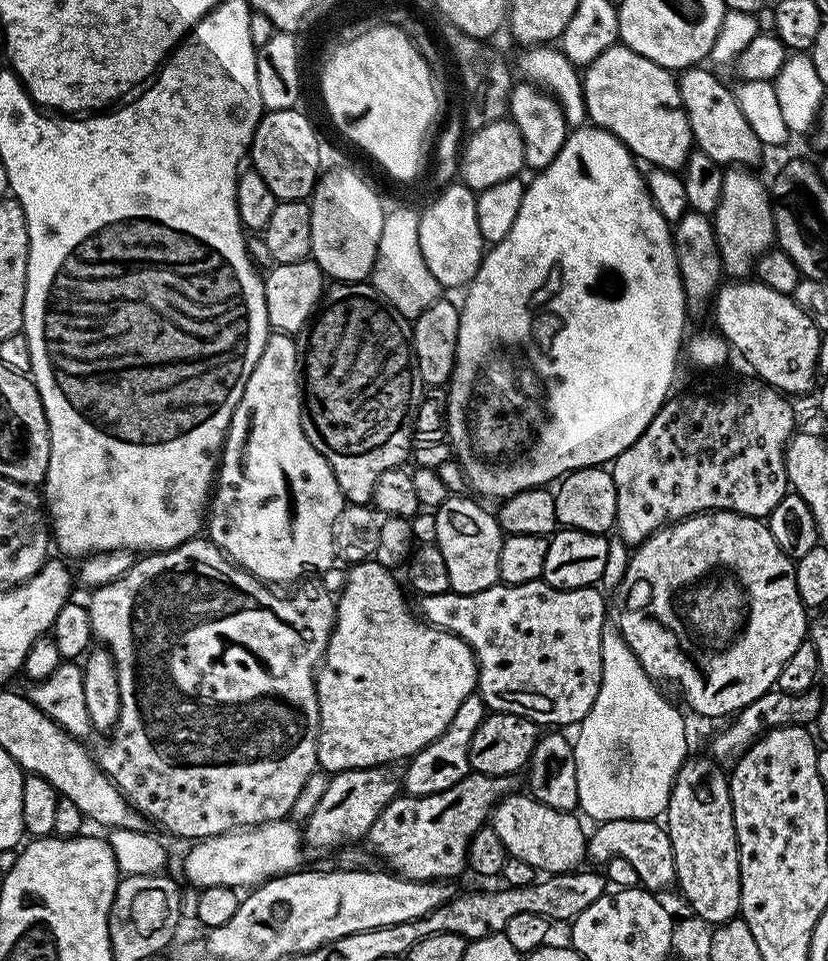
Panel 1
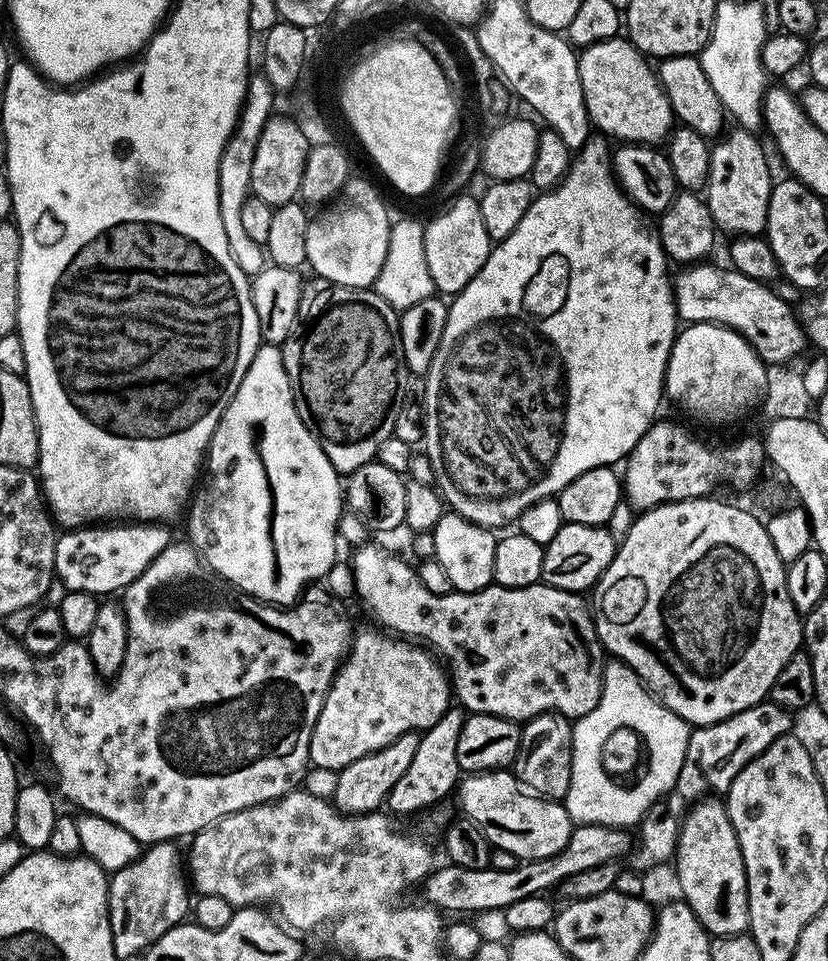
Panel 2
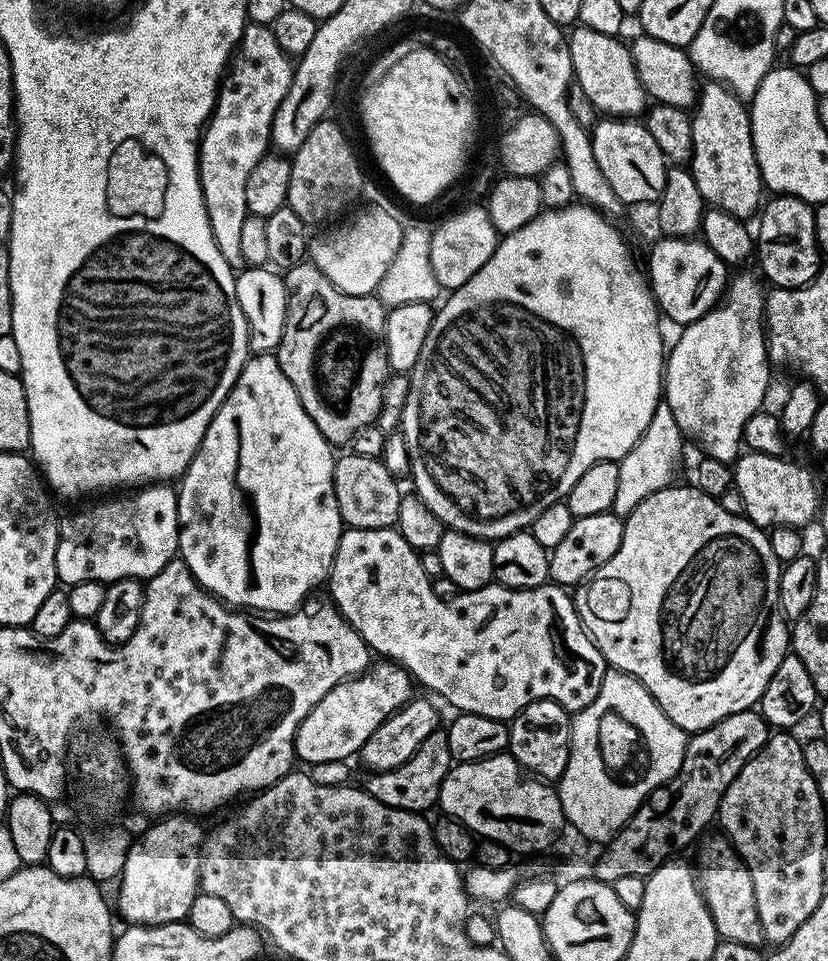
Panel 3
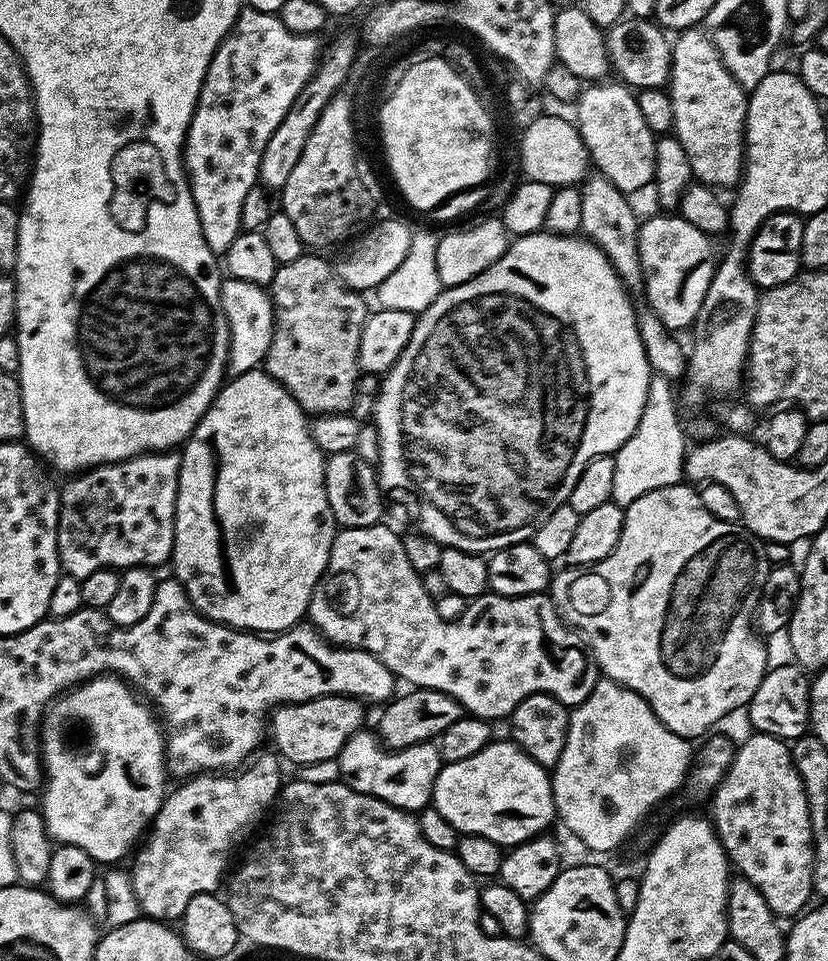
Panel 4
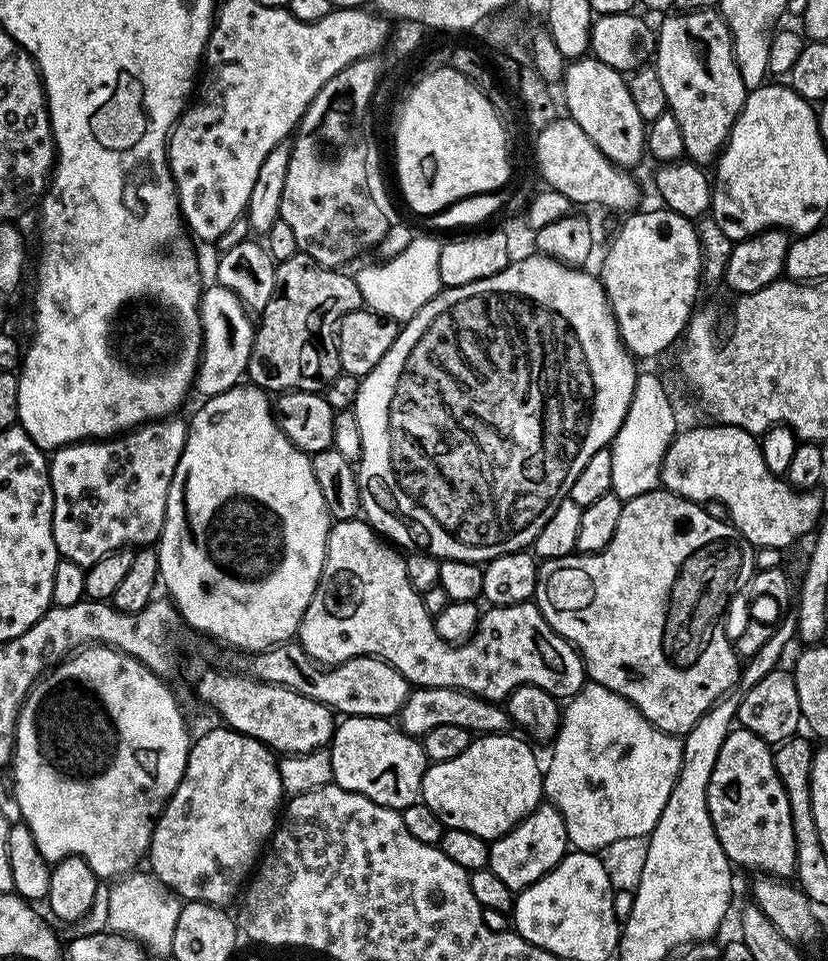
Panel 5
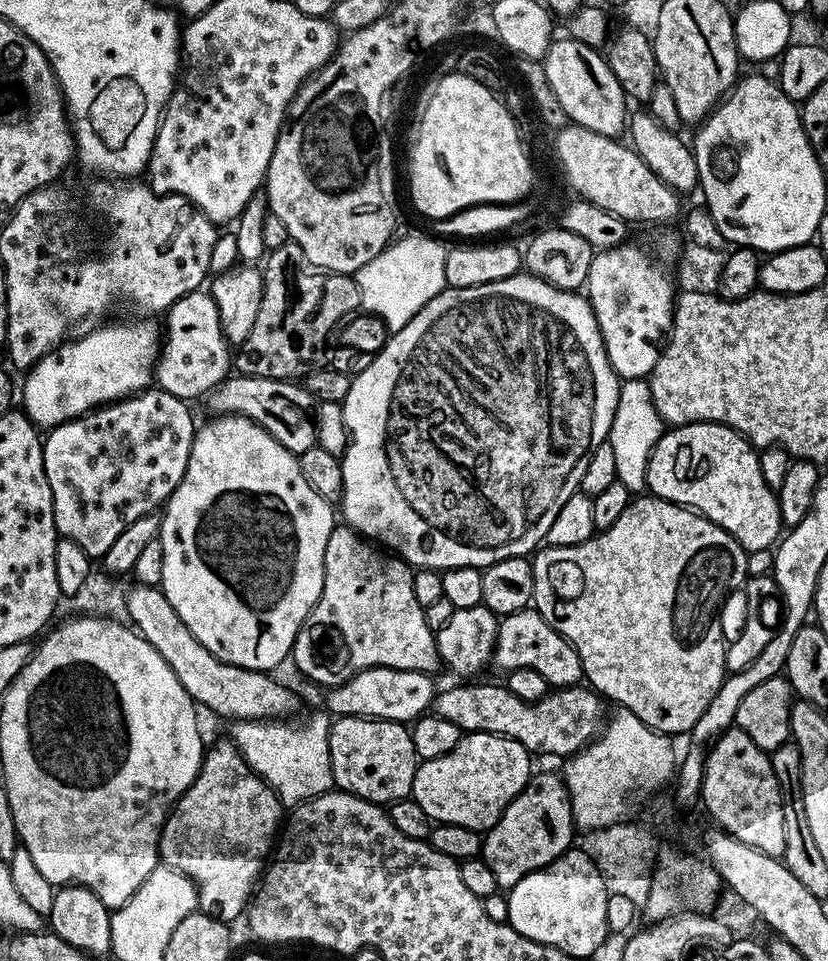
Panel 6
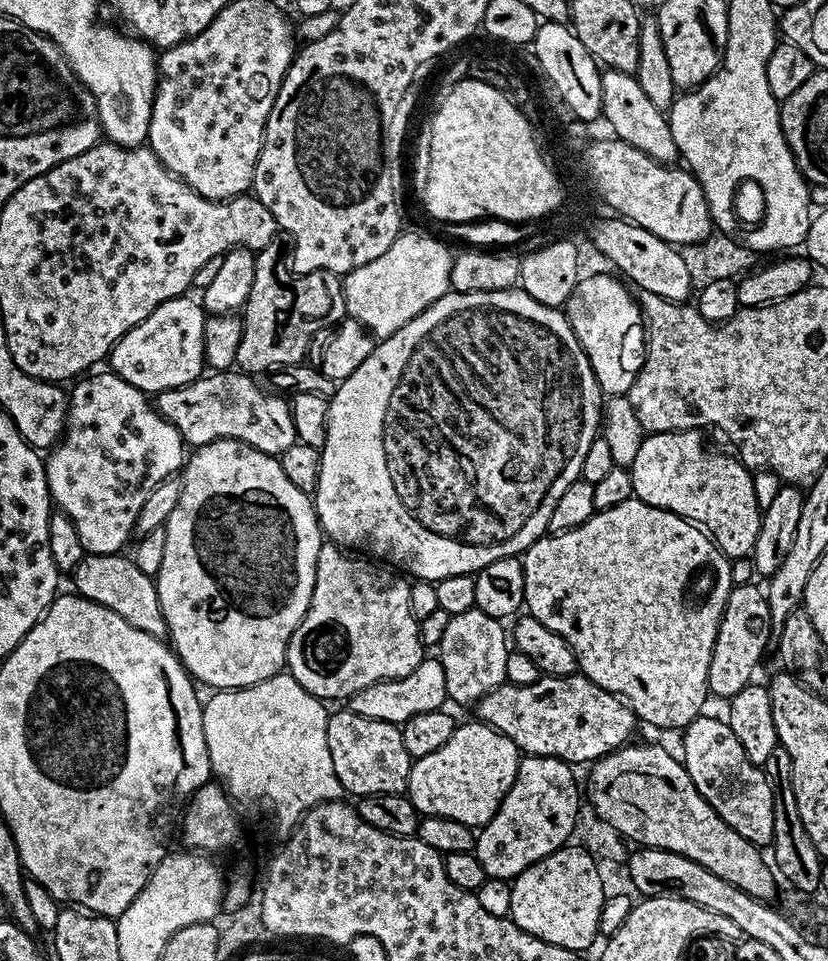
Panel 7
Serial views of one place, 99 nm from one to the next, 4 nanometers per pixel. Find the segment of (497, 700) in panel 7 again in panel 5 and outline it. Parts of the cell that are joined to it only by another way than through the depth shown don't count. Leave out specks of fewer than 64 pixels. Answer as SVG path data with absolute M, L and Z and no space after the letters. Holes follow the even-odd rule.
M416 688L409 691L408 701L400 707L398 724L409 736L422 738L434 726L462 726L473 734L500 734L509 727L510 719L495 700L483 700L457 688Z

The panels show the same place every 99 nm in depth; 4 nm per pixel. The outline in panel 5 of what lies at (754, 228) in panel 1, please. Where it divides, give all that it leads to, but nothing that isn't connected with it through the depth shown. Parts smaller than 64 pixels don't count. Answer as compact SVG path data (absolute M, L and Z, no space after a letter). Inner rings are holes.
M710 8L676 10L665 15L661 20L664 21L661 22L660 28L658 24L656 32L654 67L659 80L662 81L668 111L674 114L678 127L682 130L684 156L693 164L708 166L724 149L730 130L749 93L748 88L743 85L742 74L736 65L736 55L732 49L732 35L724 17L720 15L719 11Z

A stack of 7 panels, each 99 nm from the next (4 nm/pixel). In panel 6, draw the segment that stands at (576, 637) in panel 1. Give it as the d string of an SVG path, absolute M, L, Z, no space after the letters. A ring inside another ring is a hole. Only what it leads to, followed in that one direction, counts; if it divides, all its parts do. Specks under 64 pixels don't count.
M347 526L333 527L330 542L326 542L322 594L298 630L290 653L291 663L296 663L302 675L309 676L316 684L325 684L328 690L346 683L351 676L367 668L435 673L435 668L441 667L436 637L434 629L426 626L425 608L418 598L414 598L412 574L413 569L399 556L373 546L354 529ZM529 606L511 612L509 616L499 621L496 629L496 648L492 651L492 664L500 667L504 674L514 670L534 670L546 678L546 682L553 689L570 688L581 683L584 671L582 662L572 645L564 637L558 635L537 612L535 607Z

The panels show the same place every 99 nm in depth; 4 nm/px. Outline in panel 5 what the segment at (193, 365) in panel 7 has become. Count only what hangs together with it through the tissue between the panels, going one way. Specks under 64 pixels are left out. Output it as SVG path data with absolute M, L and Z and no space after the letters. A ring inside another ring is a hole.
M215 282L209 283L208 288L205 287L200 293L200 323L202 325L202 355L200 357L200 367L198 369L198 379L195 381L194 388L198 393L201 392L201 397L207 398L210 396L217 396L222 394L226 390L235 388L237 384L241 383L245 379L246 373L248 371L248 363L250 362L250 350L254 346L254 338L256 337L256 324L254 323L253 317L250 315L247 308L245 308L244 303L241 302L230 290L226 290L220 284Z

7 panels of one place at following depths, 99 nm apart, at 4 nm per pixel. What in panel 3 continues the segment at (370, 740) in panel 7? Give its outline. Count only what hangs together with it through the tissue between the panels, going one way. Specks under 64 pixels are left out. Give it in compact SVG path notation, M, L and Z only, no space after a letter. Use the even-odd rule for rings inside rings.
M438 730L434 734L430 734L430 738L426 738L426 742L422 742L422 746L418 746L418 750L414 750L411 758L402 762L402 766L389 772L371 773L367 777L369 780L363 781L362 787L365 792L378 798L378 802L382 802L386 806L424 814L427 813L427 808L433 807L435 809L437 807L442 782L453 766L454 761L450 754L448 733L444 730Z

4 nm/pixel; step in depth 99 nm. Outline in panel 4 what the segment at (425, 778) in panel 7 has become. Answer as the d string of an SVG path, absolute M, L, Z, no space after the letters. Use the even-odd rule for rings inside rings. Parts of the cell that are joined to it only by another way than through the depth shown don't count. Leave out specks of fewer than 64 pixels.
M511 739L499 740L487 744L470 758L462 758L462 762L444 764L434 782L432 804L438 814L456 828L457 833L478 834L501 846L515 846L549 831L552 820L554 824L557 819L556 803L549 769L538 766L538 762L534 762L534 758L527 756Z

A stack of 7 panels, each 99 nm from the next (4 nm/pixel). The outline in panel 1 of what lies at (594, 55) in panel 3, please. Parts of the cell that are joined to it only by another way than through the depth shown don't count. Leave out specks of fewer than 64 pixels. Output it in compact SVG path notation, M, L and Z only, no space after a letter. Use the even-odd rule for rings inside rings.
M617 42L586 65L582 79L588 120L595 127L614 134L637 161L653 169L683 169L694 150L694 141L682 106L680 85L669 69L650 62L650 58L642 58L642 54L630 50L623 42Z

